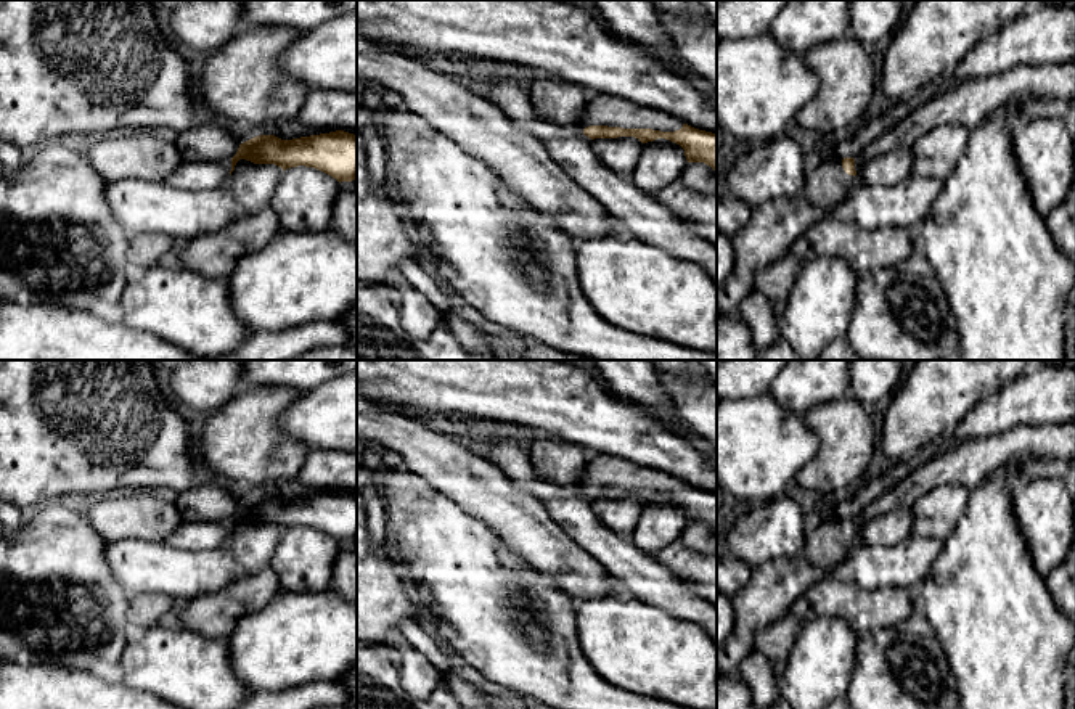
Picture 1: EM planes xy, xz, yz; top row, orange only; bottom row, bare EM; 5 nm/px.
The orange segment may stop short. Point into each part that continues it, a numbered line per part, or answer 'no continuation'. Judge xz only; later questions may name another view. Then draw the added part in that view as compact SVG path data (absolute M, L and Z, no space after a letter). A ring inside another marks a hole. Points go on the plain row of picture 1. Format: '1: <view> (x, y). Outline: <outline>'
1: xz (600, 468). Outline: M588 453L582 471L582 490L590 486L675 492L683 487L683 481L607 453Z

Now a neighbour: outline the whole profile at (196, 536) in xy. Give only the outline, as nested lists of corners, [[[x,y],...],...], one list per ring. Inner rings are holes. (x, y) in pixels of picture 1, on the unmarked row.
[[[183,519],[174,534],[166,537],[166,543],[191,551],[217,550],[228,539],[231,519],[227,521],[188,521]]]

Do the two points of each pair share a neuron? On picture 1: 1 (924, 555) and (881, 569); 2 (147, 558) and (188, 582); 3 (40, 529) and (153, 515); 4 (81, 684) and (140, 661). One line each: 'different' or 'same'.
1: same
2: same
3: different
4: different

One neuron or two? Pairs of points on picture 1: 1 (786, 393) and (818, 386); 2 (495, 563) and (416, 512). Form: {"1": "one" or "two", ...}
{"1": "one", "2": "one"}

